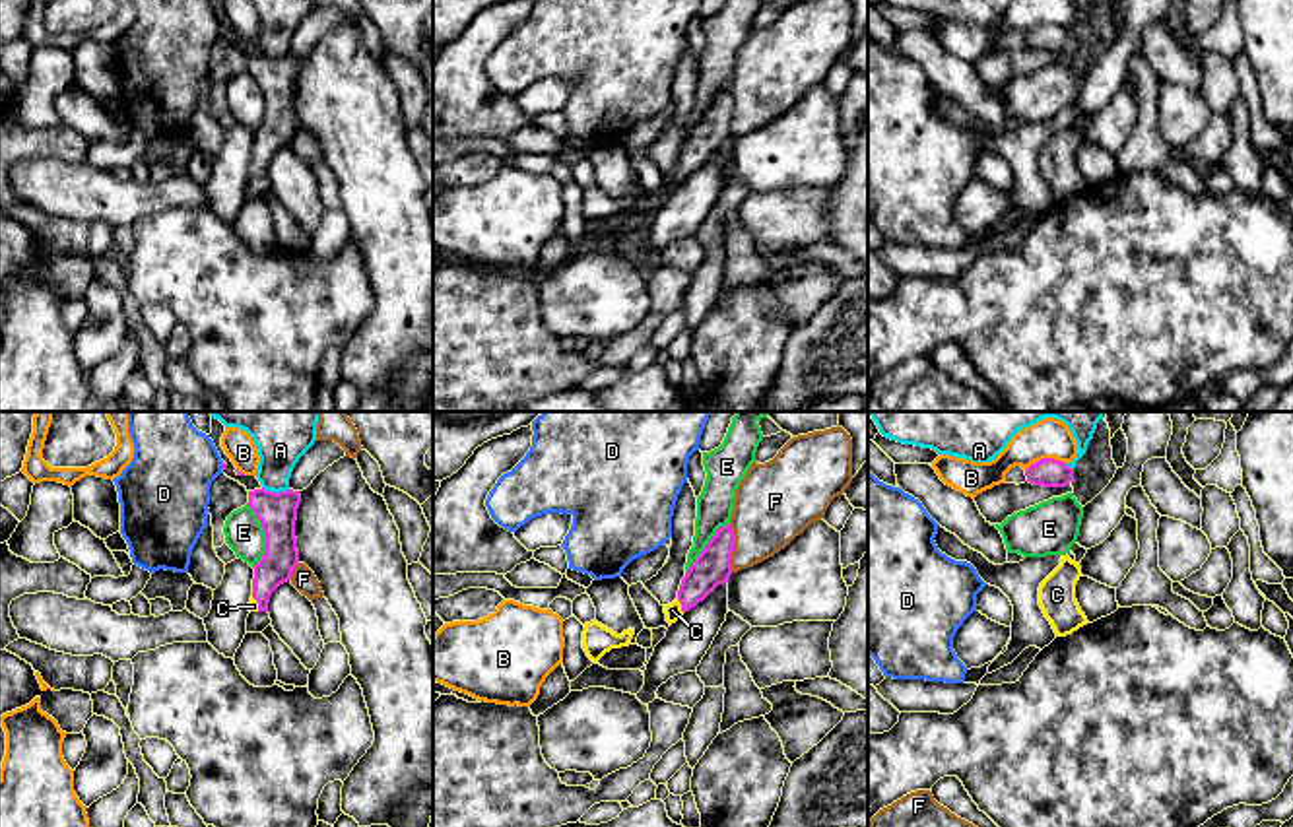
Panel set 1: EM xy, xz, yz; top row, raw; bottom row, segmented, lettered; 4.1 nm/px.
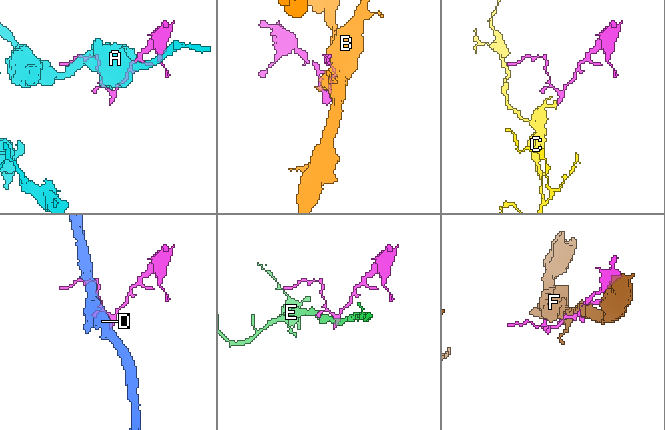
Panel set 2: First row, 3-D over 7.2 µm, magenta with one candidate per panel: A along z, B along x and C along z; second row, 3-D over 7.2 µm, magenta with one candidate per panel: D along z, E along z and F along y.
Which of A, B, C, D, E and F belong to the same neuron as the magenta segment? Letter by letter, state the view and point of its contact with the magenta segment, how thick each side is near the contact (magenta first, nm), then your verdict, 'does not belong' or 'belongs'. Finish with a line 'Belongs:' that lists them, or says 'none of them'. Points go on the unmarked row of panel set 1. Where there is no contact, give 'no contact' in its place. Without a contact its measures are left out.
A: xy (276, 59) | 160/160 nm | does not belong
B: yz (1045, 24) | 120/130 nm | does not belong
C: xz (682, 171) | 150/70 nm | belongs
D: xy (222, 32) | 20/360 nm | does not belong
E: xy (265, 99) | 160/160 nm | does not belong
F: xz (732, 113) | 150/320 nm | does not belong
Belongs: C

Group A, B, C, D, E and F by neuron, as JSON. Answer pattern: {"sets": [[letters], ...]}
{"sets": [["A"], ["B"], ["C"], ["D"], ["E"], ["F"]]}

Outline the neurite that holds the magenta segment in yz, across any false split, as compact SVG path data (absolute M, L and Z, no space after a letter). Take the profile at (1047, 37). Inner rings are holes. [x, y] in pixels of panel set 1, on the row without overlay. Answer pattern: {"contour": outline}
{"contour": "M1043 23L1025 35L1027 47L1043 52L1066 52L1074 45L1074 35L1060 25Z"}

